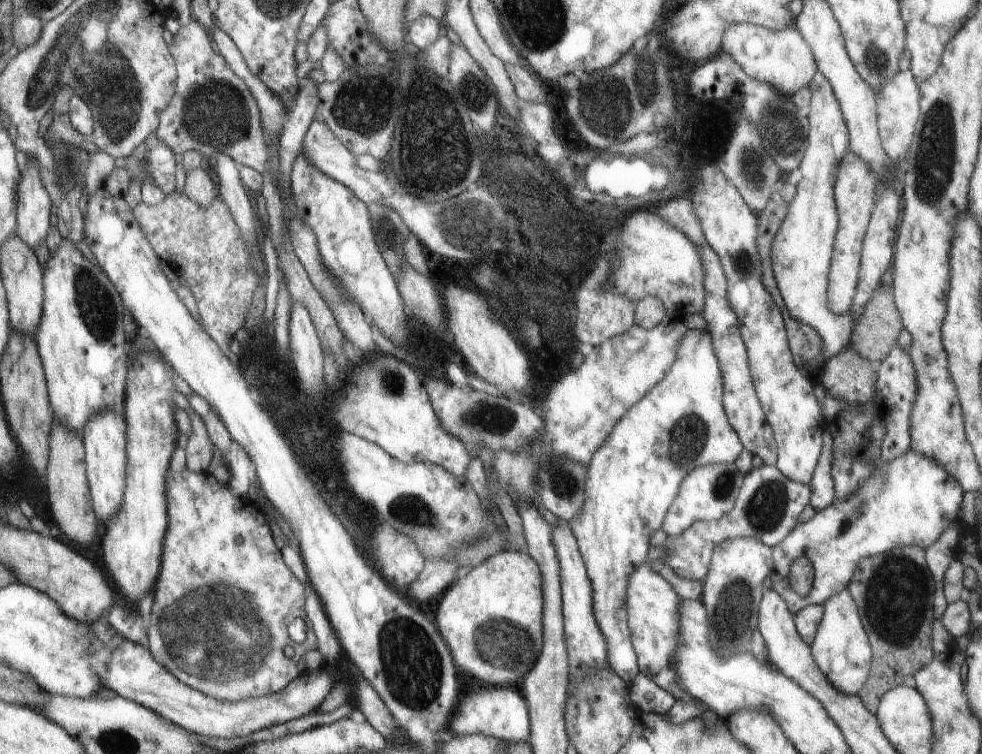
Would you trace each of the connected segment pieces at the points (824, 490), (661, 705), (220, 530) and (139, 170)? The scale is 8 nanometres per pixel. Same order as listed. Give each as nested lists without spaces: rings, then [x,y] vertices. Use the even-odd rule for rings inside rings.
[[[825,430],[825,448],[821,452],[819,464],[813,472],[811,478],[811,506],[815,506],[817,510],[825,510],[829,506],[835,504],[835,482],[831,478],[831,450],[833,450],[833,438],[831,434]]]
[[[641,672],[631,684],[631,700],[637,704],[639,712],[657,712],[657,714],[667,714],[677,704],[675,694],[663,690],[661,686],[657,686],[657,682],[653,682]]]
[[[169,470],[169,514],[171,514],[171,526],[169,526],[169,536],[165,540],[165,560],[161,568],[161,576],[155,586],[155,600],[151,608],[151,624],[149,624],[149,648],[157,656],[157,660],[169,668],[173,674],[177,674],[181,680],[185,680],[189,686],[203,690],[215,698],[221,700],[231,700],[231,702],[241,702],[249,698],[261,698],[273,692],[283,692],[291,682],[295,682],[303,674],[303,662],[305,656],[311,652],[317,652],[319,648],[319,638],[313,628],[313,622],[305,610],[305,600],[307,600],[307,588],[303,580],[291,570],[291,566],[283,558],[283,550],[277,546],[277,528],[267,522],[267,510],[261,506],[261,502],[251,500],[249,496],[237,496],[231,486],[223,484],[213,476],[211,472],[193,472],[193,470],[183,470],[183,472],[173,472]],[[293,620],[305,620],[307,624],[307,640],[303,644],[295,642],[289,636],[289,624]]]
[[[159,134],[149,138],[149,146],[151,146],[151,152],[149,152],[149,162],[147,164],[137,162],[133,156],[127,160],[129,174],[131,174],[131,178],[141,180],[141,186],[149,178],[155,178],[155,182],[169,196],[177,188],[177,174],[175,174],[175,170],[177,170],[177,164],[179,164],[181,158],[179,158],[179,154],[175,150],[169,148],[167,142],[163,142],[159,138]]]

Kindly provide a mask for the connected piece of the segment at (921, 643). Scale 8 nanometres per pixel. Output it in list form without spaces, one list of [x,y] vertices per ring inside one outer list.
[[[903,546],[861,558],[847,584],[847,590],[857,604],[861,624],[873,648],[871,674],[857,696],[871,714],[877,714],[879,700],[887,690],[903,686],[905,676],[915,676],[935,658],[933,622],[937,582],[927,566],[925,550],[919,546]]]

